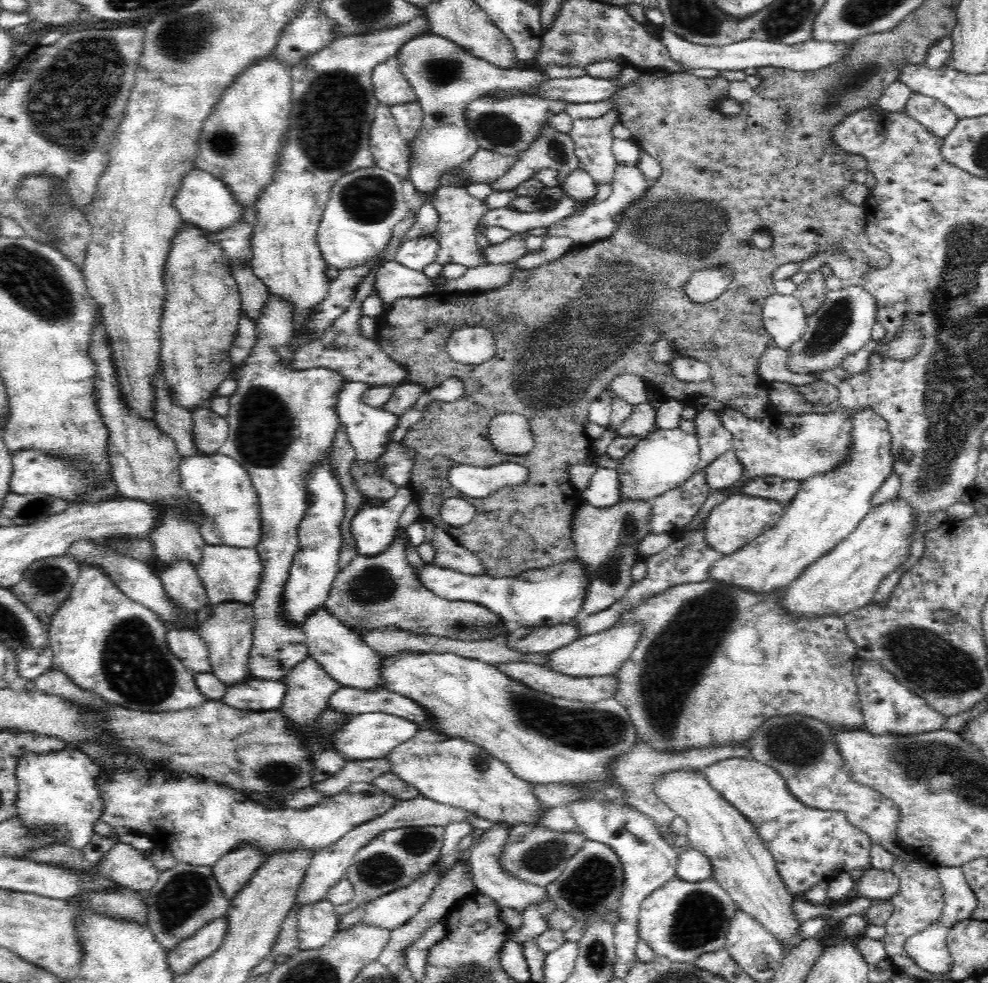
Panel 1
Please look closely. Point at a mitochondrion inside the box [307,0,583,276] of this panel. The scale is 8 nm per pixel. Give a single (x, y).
(368, 198)

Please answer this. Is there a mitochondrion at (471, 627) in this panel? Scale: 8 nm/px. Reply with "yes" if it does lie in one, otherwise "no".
yes

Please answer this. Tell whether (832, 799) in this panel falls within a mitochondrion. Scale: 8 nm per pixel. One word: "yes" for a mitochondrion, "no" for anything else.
no

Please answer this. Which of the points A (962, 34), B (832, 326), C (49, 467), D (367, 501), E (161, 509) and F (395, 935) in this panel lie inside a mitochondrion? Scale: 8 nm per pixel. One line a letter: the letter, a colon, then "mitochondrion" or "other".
A: other
B: mitochondrion
C: other
D: other
E: other
F: other

